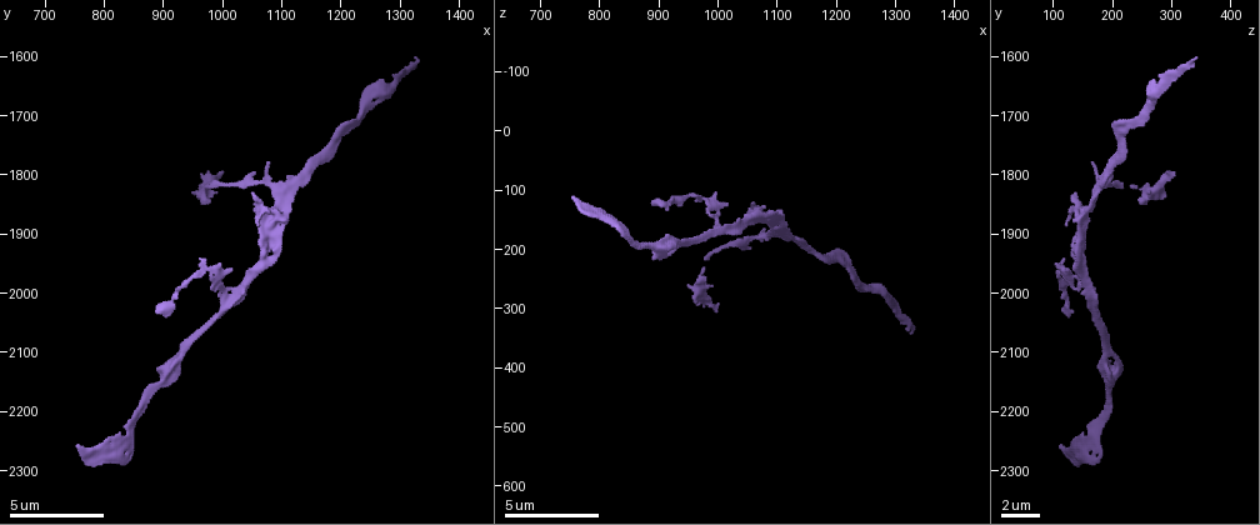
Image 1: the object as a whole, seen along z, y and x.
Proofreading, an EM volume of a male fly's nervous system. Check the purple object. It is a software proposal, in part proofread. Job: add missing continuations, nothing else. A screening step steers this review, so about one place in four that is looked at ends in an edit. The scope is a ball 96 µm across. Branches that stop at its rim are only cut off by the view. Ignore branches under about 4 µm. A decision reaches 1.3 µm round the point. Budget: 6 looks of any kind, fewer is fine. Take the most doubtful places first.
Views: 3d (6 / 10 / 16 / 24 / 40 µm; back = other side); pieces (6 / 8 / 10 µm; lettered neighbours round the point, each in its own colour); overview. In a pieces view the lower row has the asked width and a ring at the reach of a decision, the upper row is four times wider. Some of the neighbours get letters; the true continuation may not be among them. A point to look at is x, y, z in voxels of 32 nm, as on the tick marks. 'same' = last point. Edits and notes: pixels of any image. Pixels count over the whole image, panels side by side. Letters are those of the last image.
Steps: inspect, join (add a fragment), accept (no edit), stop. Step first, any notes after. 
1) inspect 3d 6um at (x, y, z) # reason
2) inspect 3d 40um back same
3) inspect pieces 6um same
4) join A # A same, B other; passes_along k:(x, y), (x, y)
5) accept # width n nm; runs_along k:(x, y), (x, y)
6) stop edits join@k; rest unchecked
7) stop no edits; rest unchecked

inspect pieces 8um at (1330, 1605, 340) # thin end

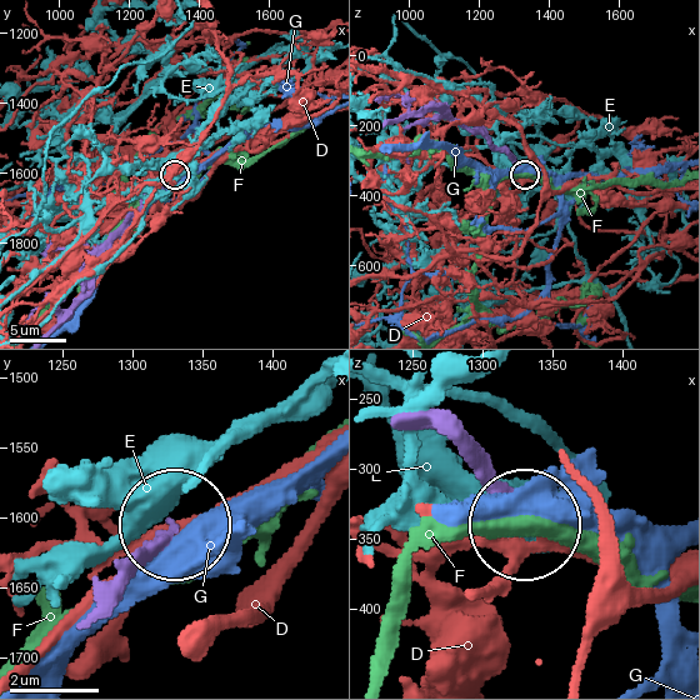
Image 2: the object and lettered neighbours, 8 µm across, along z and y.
accept # width 190 nm; D other, E other, F other, G other; runs_along 2:(96, 608), (171, 533); no lettered fragment goes on from it

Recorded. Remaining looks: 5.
inspect 3d 6um at (895, 2035, 125) # thick end

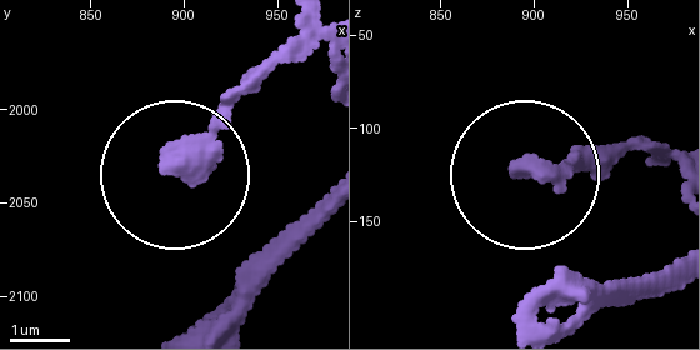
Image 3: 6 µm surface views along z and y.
inspect pieces 10um at (900, 2032, 122)

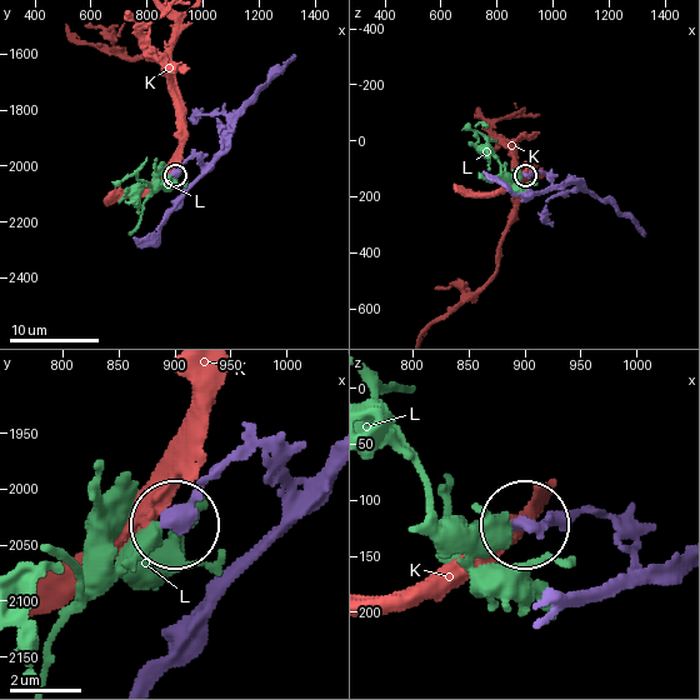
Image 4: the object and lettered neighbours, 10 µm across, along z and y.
accept # K other, L other; none of them fits

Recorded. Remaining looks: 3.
inspect pieces 6um at (1060, 1840, 130) # branch stops here

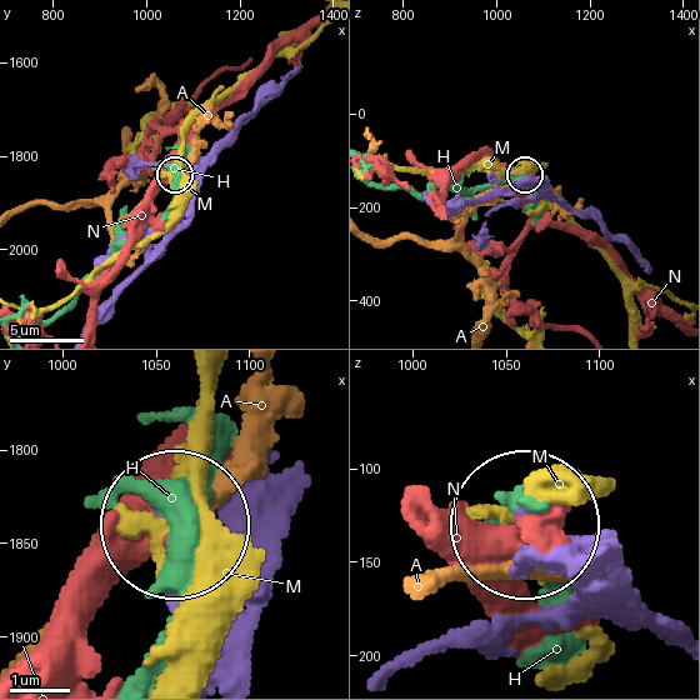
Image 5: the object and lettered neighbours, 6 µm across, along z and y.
accept # A other, H other, M other, N other; none of them fits

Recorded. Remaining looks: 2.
stop no edits; rest unchecked

